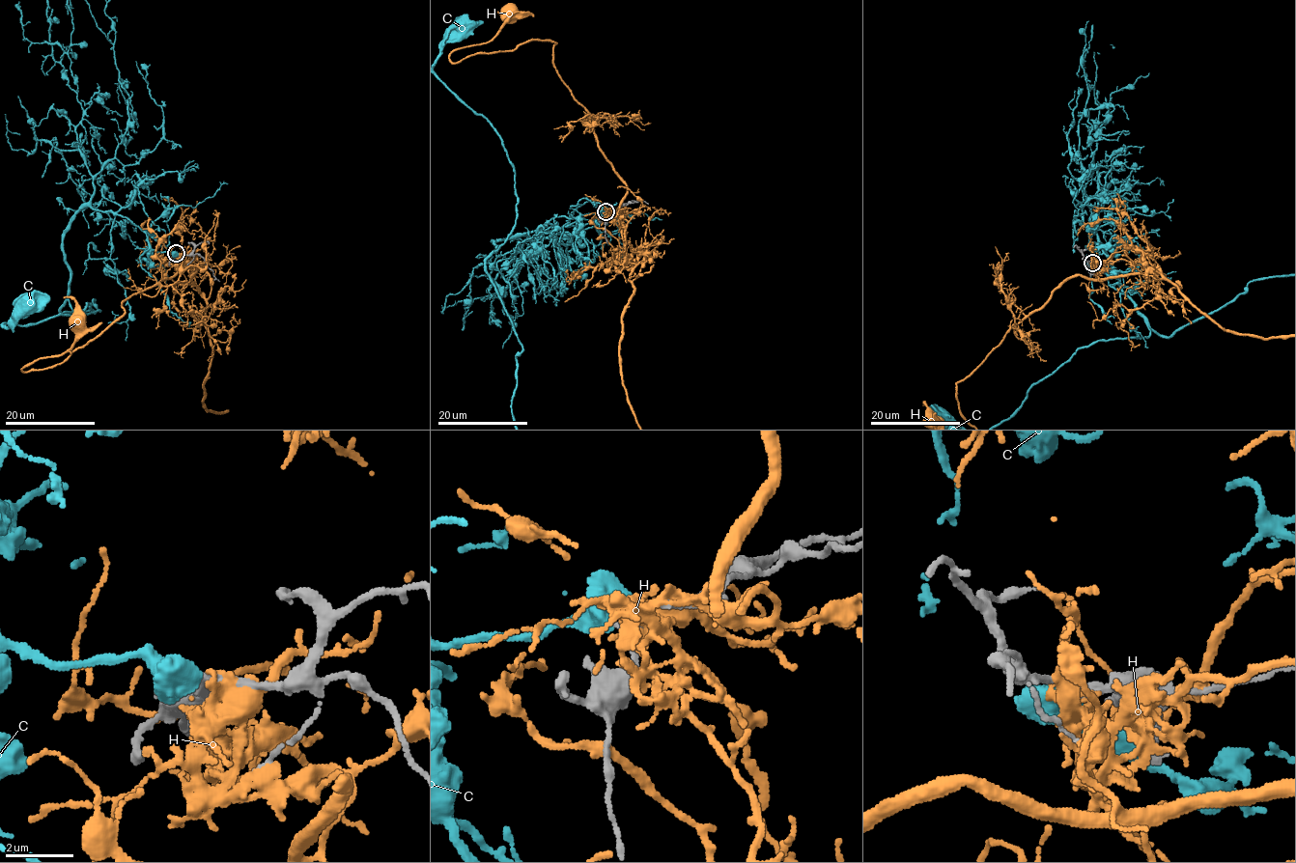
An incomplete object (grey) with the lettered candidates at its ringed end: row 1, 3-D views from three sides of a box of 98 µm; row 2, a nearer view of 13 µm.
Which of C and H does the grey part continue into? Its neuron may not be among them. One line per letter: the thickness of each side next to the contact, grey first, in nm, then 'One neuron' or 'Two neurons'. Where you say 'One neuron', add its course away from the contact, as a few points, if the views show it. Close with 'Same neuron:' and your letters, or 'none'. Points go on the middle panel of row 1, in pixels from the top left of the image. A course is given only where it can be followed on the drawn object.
C: Thickness 200 nm (grey) against 500 nm. One neuron. Its course: (605, 212), (492, 239), (495, 250), (515, 223), (514, 168), (497, 131), (433, 69), (464, 22)
H: Thickness 280 nm (grey) against 220 nm. Two neurons
Same neuron: C

